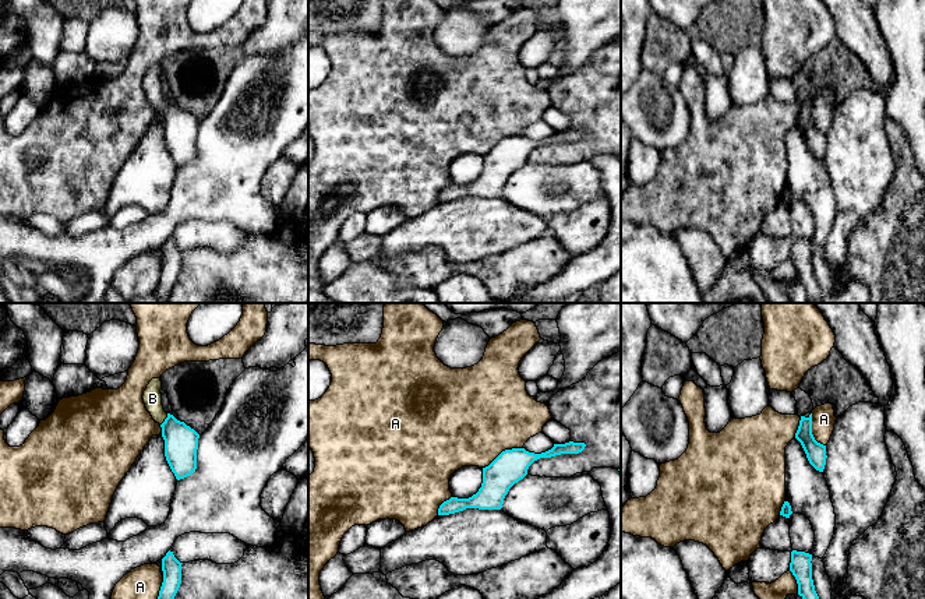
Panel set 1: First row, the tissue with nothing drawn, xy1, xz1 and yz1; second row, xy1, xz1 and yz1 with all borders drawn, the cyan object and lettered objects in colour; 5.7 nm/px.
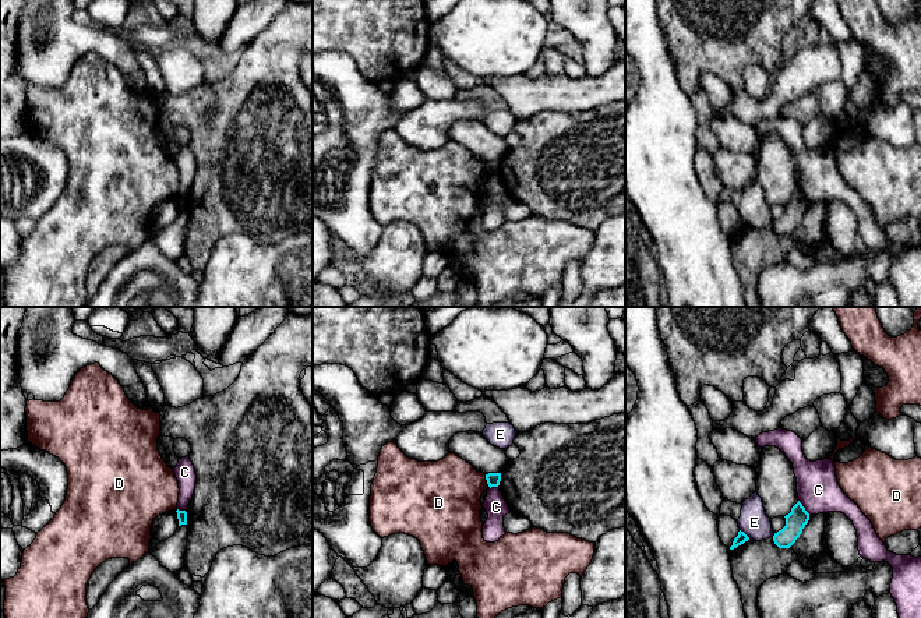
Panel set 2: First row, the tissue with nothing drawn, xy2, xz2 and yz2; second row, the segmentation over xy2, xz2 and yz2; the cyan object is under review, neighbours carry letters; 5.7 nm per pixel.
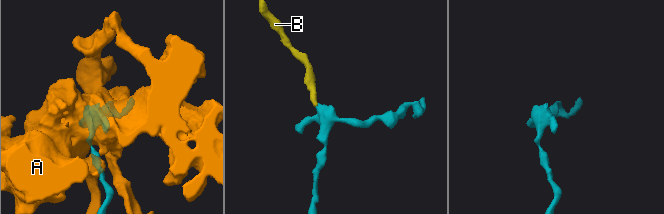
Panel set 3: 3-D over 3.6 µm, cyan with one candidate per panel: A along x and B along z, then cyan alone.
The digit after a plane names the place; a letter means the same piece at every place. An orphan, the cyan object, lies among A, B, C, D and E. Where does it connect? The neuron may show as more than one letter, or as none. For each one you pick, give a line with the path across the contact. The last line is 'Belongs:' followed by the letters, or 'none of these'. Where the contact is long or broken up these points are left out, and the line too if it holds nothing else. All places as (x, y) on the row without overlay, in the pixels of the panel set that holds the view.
B: runs through xy1 (180, 127), (165, 106), (154, 94), (152, 85)
Belongs: B

